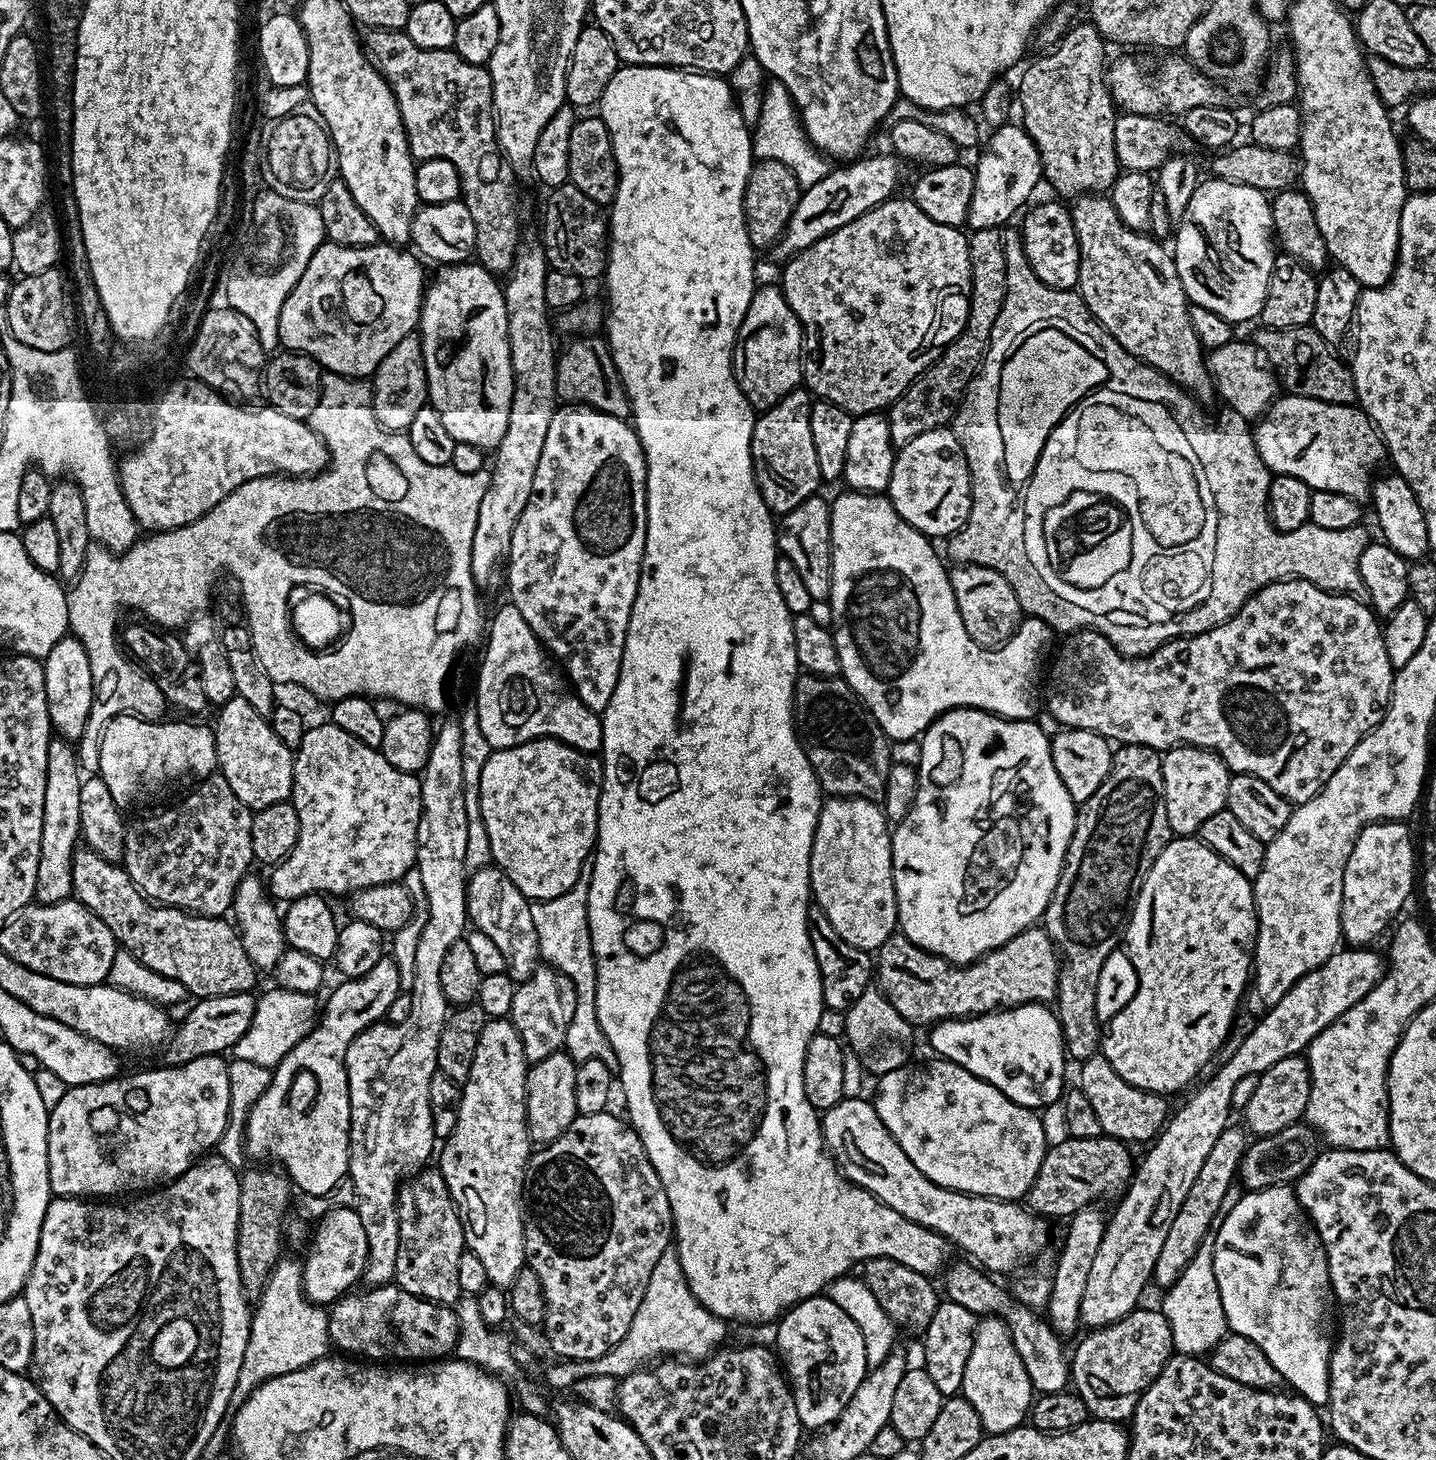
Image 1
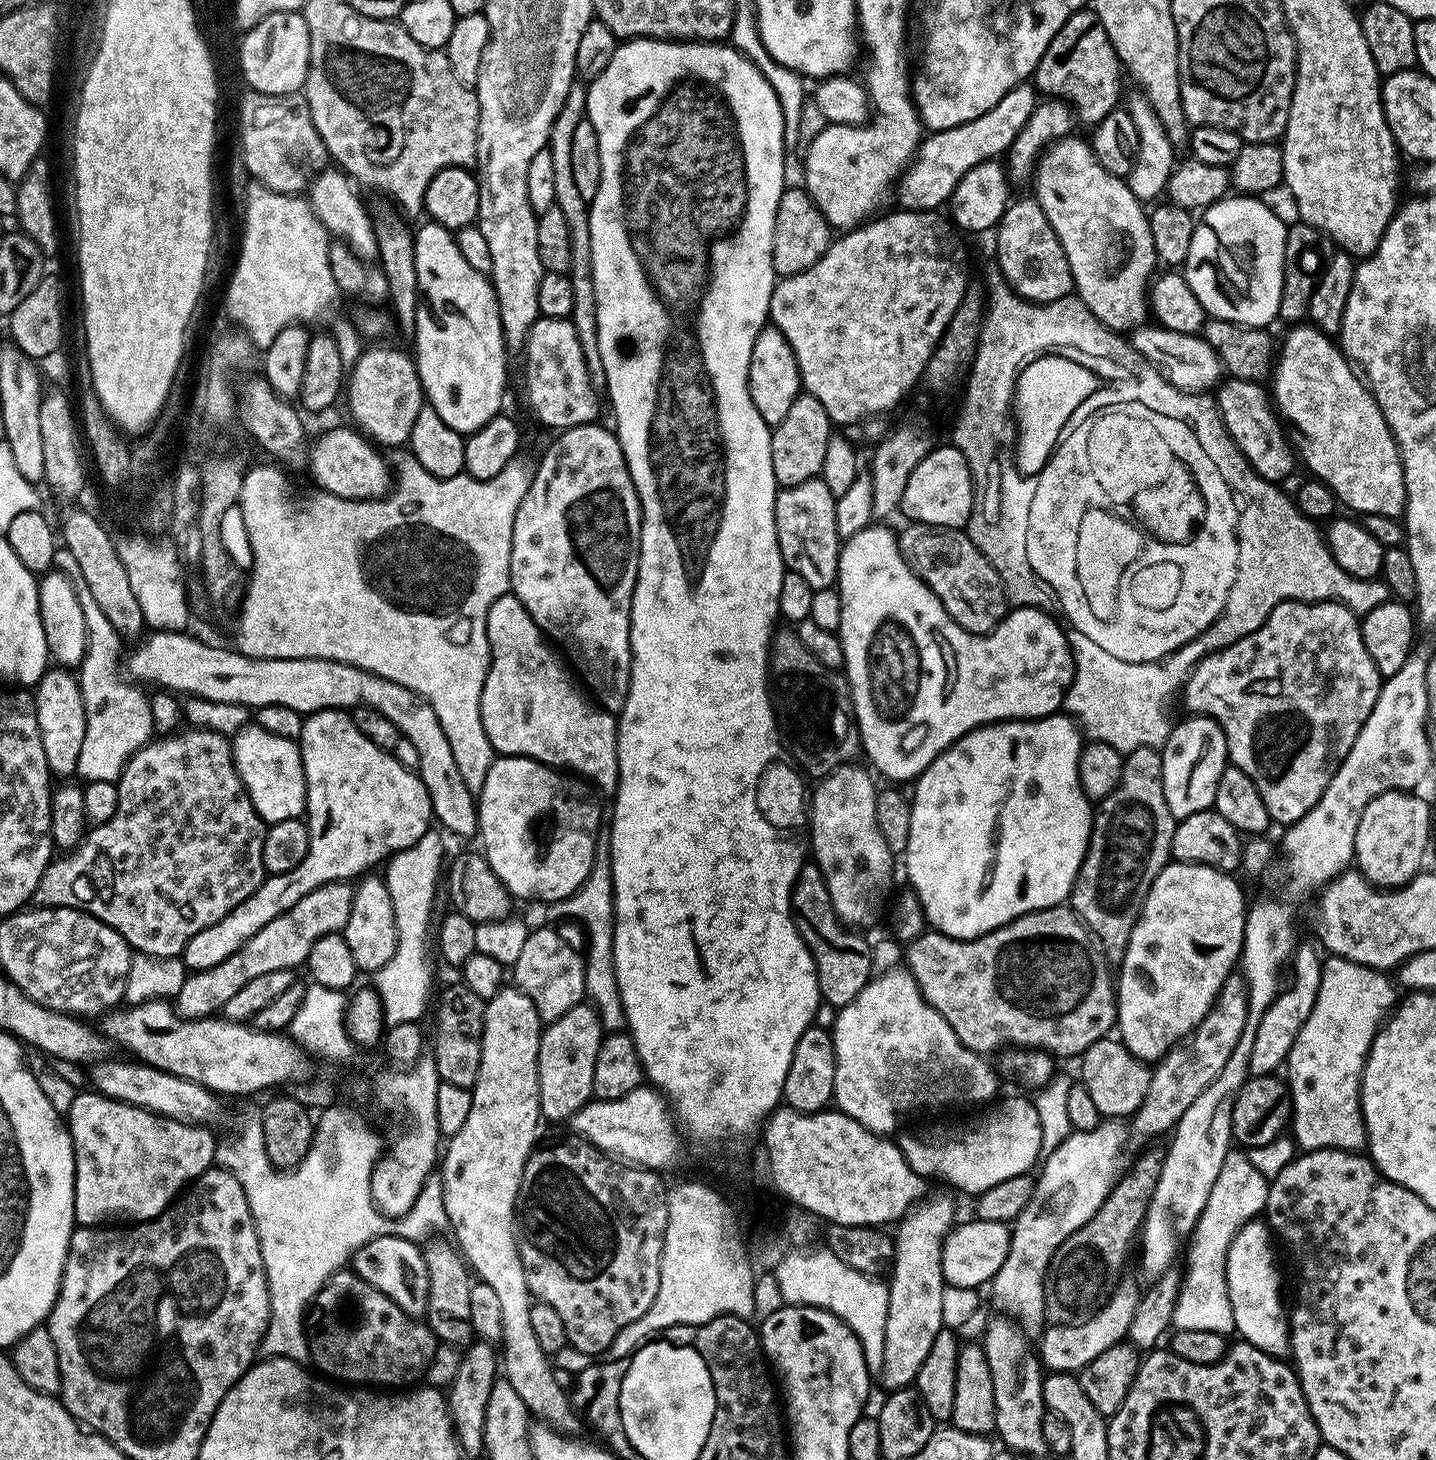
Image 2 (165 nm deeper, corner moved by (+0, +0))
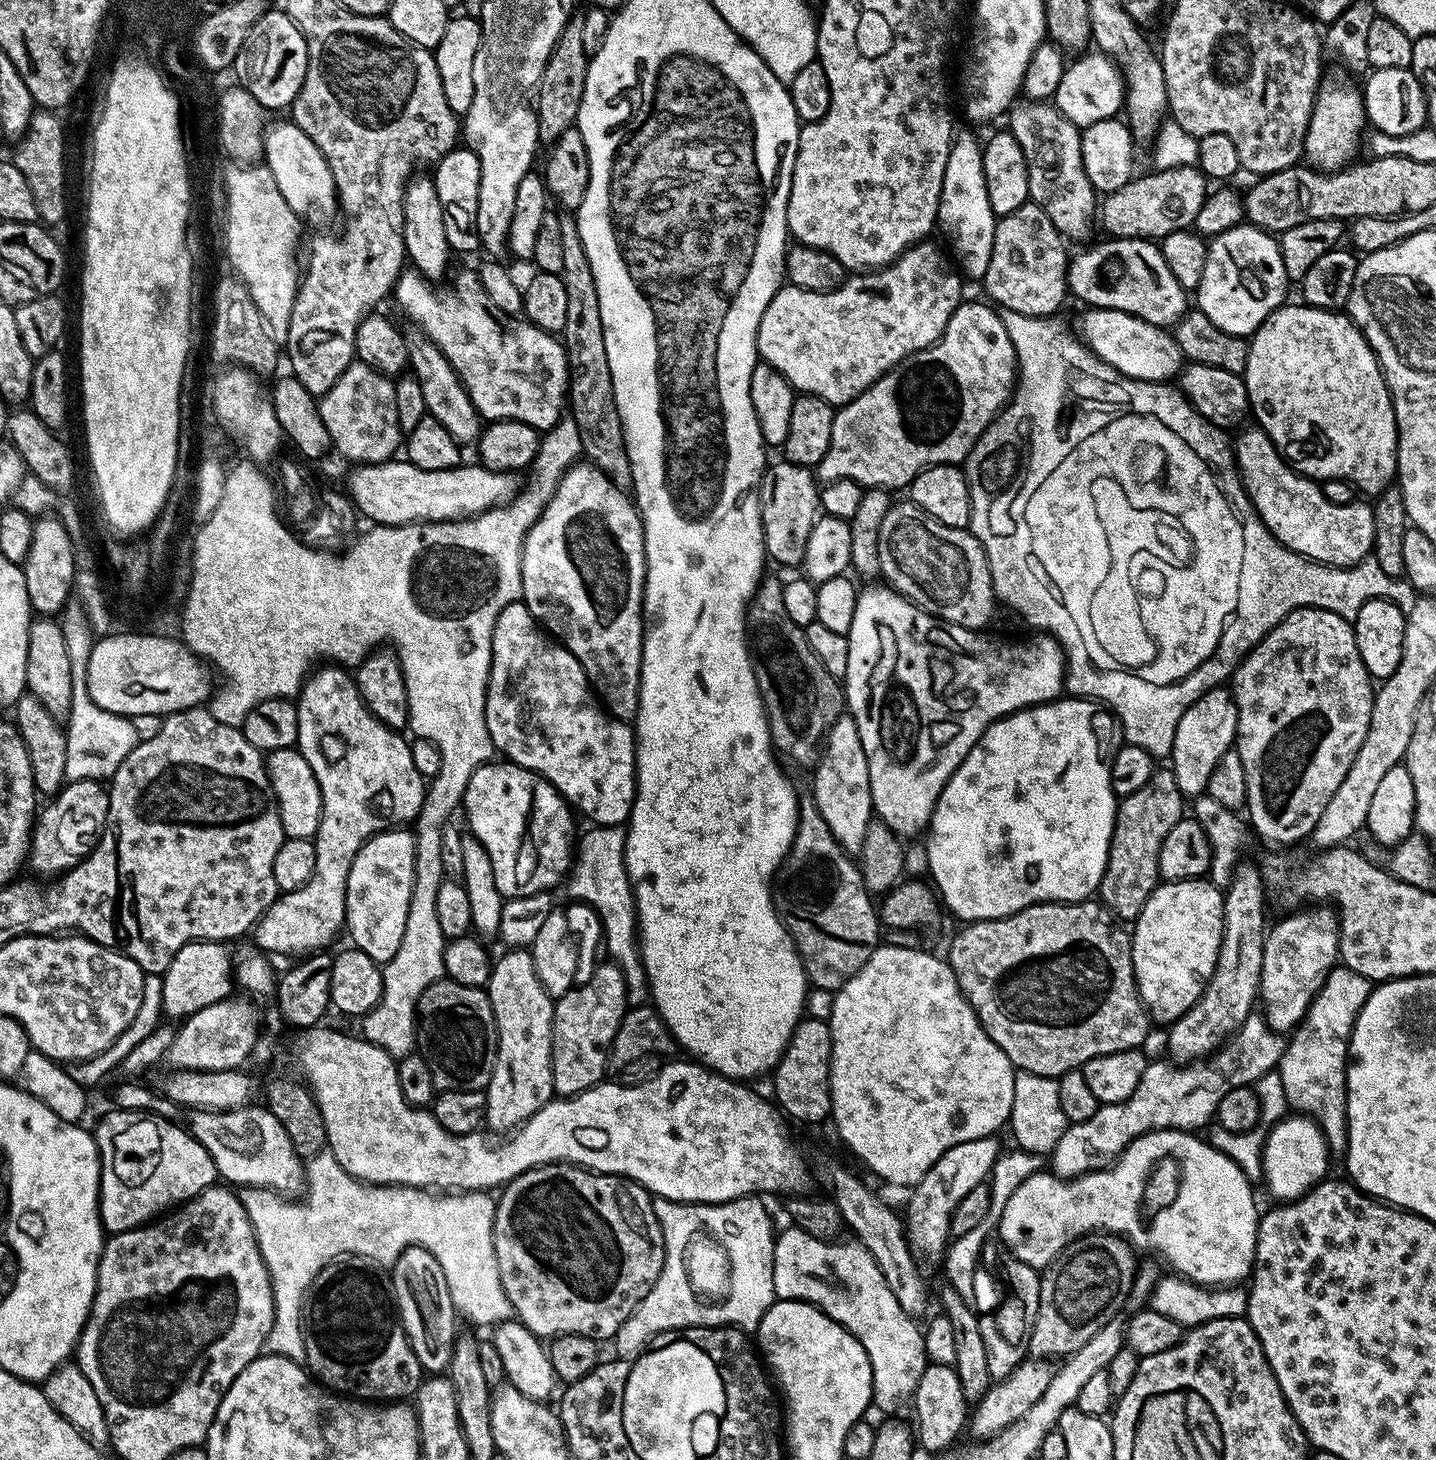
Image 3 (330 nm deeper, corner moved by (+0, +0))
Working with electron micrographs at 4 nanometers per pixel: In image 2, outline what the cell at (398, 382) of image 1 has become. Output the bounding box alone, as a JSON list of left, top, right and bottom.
[346,347,426,445]

